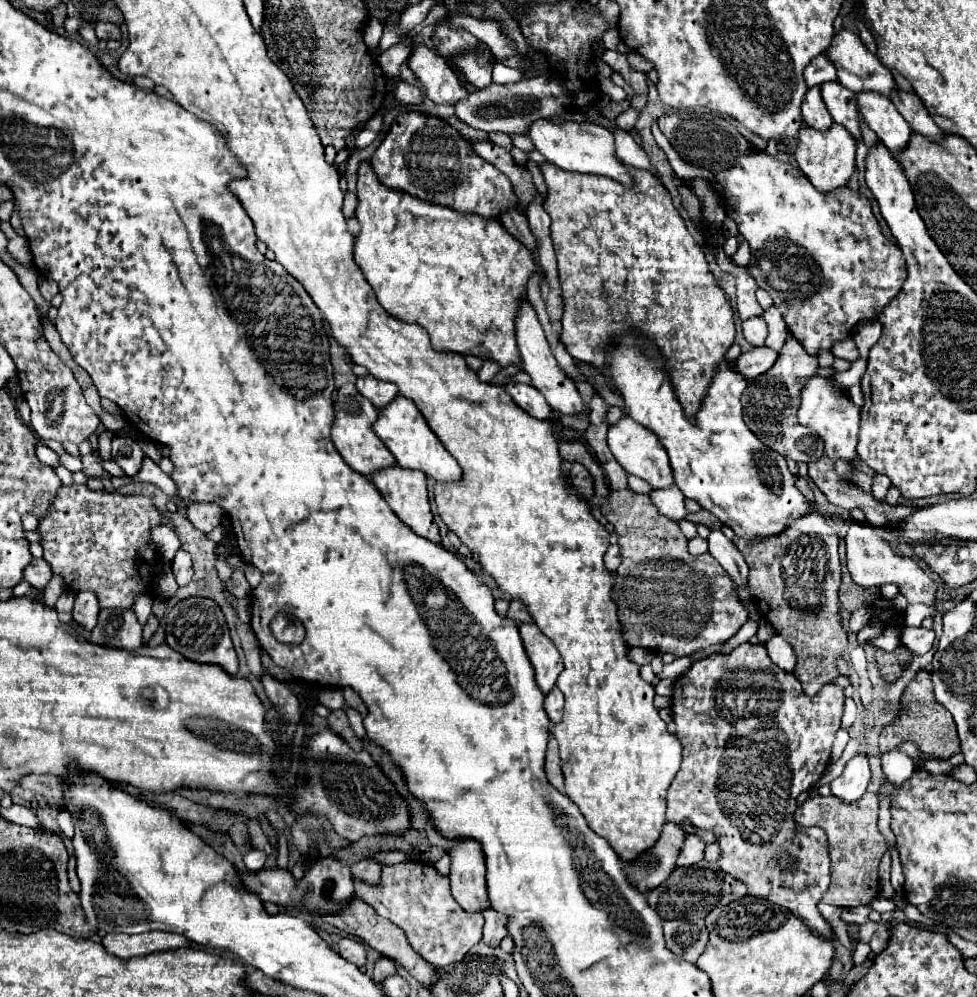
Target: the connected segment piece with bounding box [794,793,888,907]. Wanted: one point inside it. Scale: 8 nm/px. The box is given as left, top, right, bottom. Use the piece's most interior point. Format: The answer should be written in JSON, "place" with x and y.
{"place":[856,844]}

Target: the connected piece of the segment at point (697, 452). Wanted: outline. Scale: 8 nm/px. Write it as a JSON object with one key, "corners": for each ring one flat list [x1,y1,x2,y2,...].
{"corners":[[626,331,618,335,614,343,606,345,604,355,608,373,624,401,628,417,658,435,668,451,674,483,684,497,698,501,744,539,778,535,808,511,810,505,796,489,784,457,770,451,748,431,740,405,746,379,732,371,728,361,720,361,714,369,710,389,694,421,690,421,674,393,666,357,654,347,652,339,644,337,640,331]]}

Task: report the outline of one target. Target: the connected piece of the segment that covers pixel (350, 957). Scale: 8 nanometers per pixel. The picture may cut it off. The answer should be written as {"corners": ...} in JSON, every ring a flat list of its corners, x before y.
{"corners":[[342,937,342,939,338,941,338,953,340,953,346,961,350,961,350,963,354,963,354,965,358,965,358,967,362,967,362,965,366,963,364,947,362,947,358,941,354,941,354,939]]}

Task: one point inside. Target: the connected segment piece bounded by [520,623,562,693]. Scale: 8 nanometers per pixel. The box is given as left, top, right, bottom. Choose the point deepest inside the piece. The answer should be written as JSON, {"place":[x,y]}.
{"place":[547,662]}

